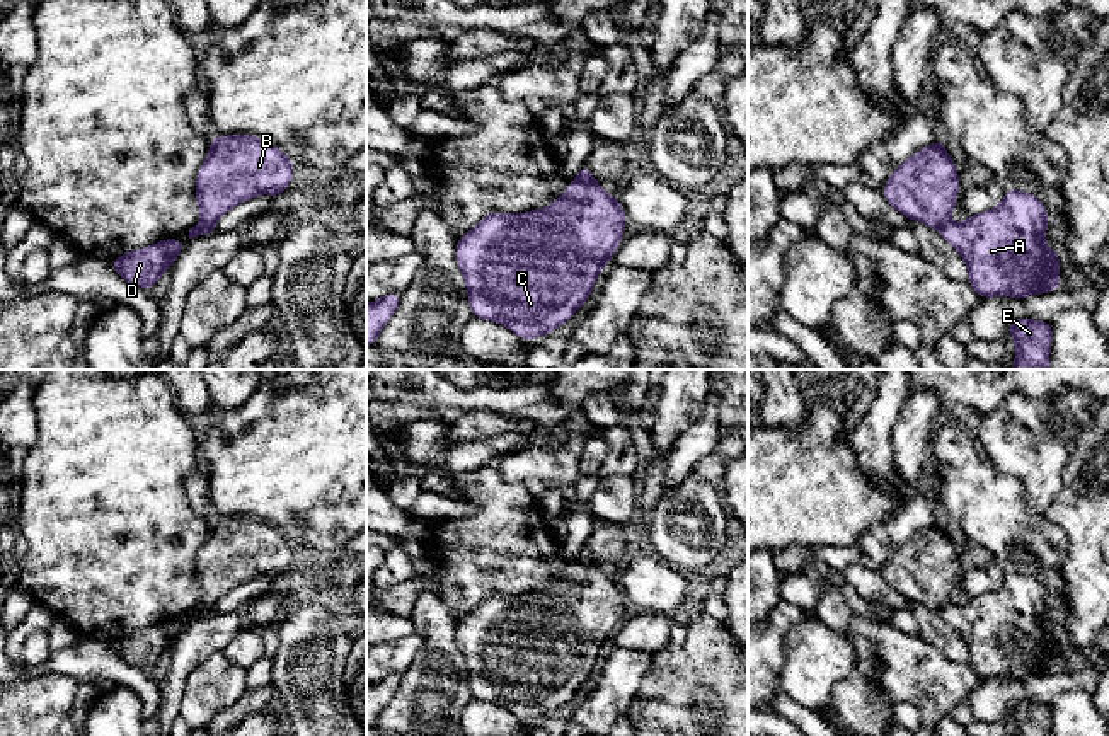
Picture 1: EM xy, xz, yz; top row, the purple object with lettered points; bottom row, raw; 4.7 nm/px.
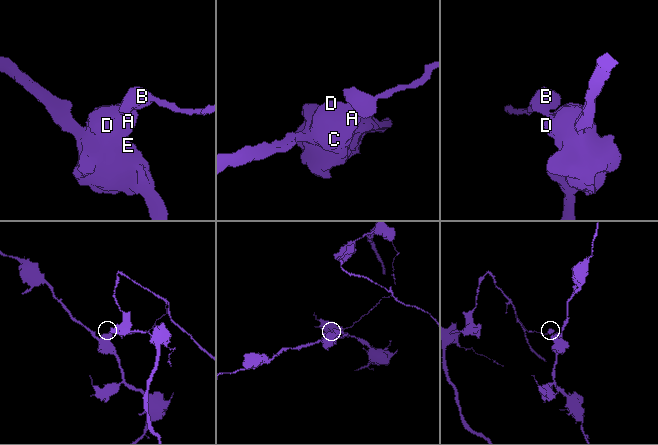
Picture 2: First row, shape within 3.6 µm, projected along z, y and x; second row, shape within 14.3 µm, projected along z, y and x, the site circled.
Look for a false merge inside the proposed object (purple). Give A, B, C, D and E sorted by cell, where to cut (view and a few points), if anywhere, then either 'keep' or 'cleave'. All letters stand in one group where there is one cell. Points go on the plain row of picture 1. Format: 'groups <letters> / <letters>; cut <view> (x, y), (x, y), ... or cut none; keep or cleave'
groups A C D E / B; cut xz (576, 559), (593, 563); cleave

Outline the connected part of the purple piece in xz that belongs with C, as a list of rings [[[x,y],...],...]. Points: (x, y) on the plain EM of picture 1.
[[[574,561],[543,591],[523,596],[494,593],[457,624],[457,644],[467,663],[474,699],[494,702],[523,722],[566,705],[589,680],[598,654],[622,624],[627,596],[598,562]]]

